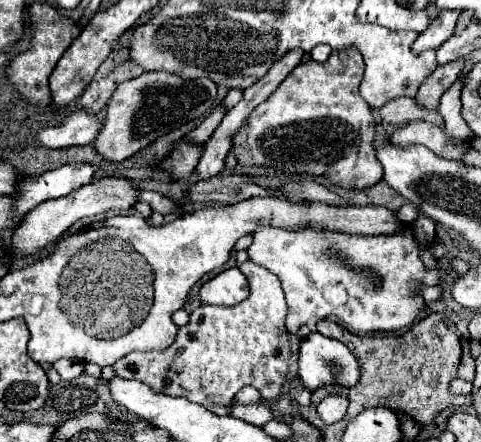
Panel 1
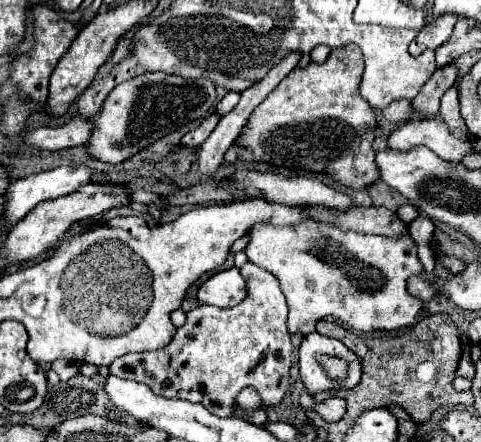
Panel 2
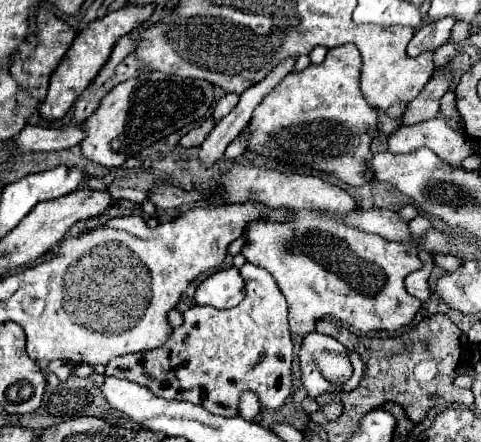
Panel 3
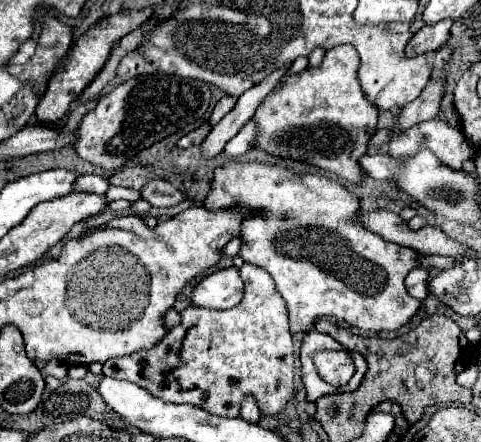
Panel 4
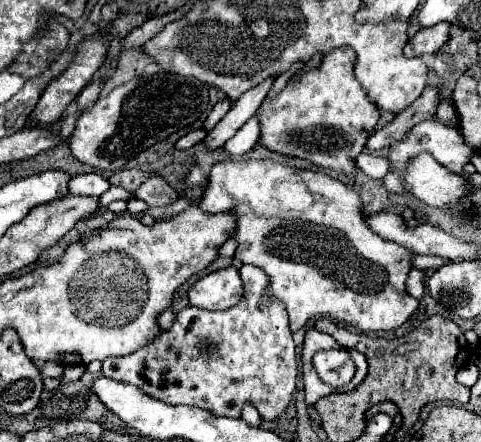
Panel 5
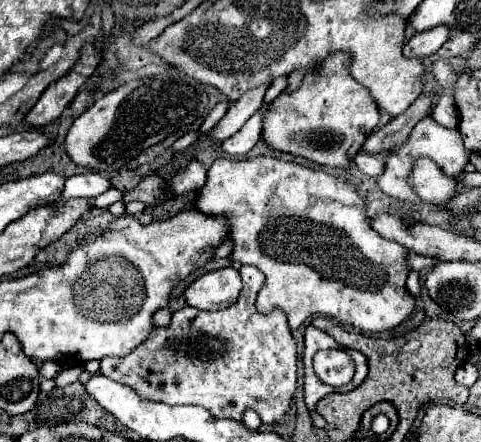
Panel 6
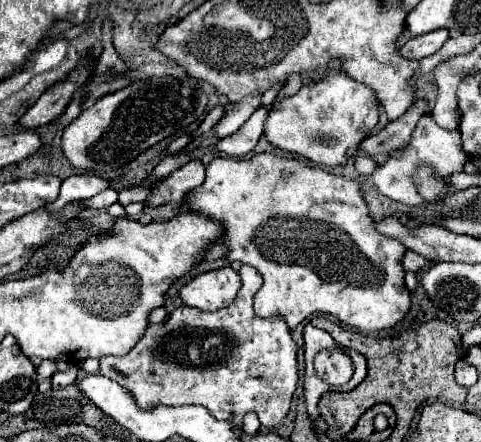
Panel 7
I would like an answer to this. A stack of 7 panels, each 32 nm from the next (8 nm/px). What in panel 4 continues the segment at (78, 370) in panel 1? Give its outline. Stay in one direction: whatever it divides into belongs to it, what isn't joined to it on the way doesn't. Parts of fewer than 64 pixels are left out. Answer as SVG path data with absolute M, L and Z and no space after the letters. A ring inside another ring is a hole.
M52 360L52 362L48 362L46 364L46 368L44 368L44 374L48 376L48 374L52 374L52 376L56 376L58 380L66 380L66 376L68 376L68 368L62 364L62 362L58 362L58 360Z

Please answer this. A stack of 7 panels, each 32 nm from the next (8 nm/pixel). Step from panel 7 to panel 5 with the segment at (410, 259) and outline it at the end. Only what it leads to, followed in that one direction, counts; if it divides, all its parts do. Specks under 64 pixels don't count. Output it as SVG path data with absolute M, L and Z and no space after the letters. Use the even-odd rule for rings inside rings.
M414 256L412 264L414 268L420 268L420 270L428 270L428 268L440 268L444 264L448 264L450 260L444 260L444 258L436 258L436 256Z

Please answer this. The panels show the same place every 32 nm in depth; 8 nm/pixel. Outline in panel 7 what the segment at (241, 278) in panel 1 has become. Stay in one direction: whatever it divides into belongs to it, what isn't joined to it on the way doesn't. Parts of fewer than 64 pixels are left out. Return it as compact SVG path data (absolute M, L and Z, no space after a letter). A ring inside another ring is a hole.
M224 266L190 280L180 290L180 298L186 306L198 310L220 310L236 298L240 284L240 274L230 266Z

